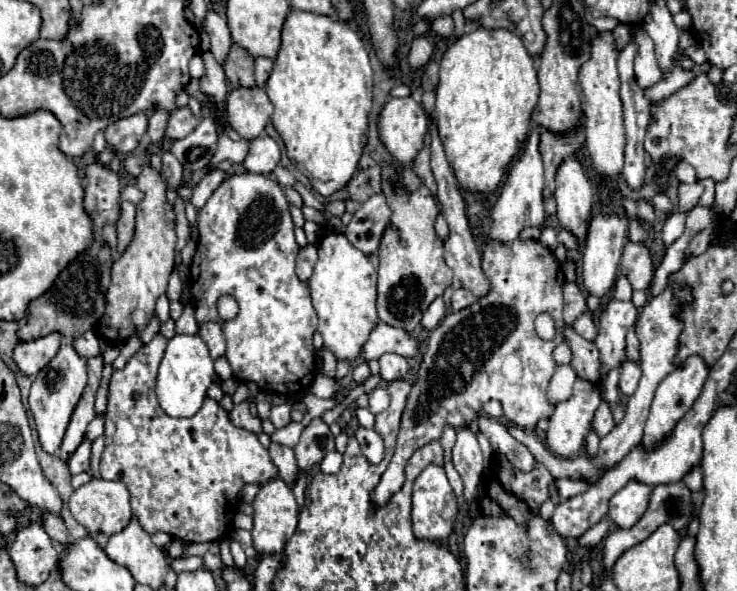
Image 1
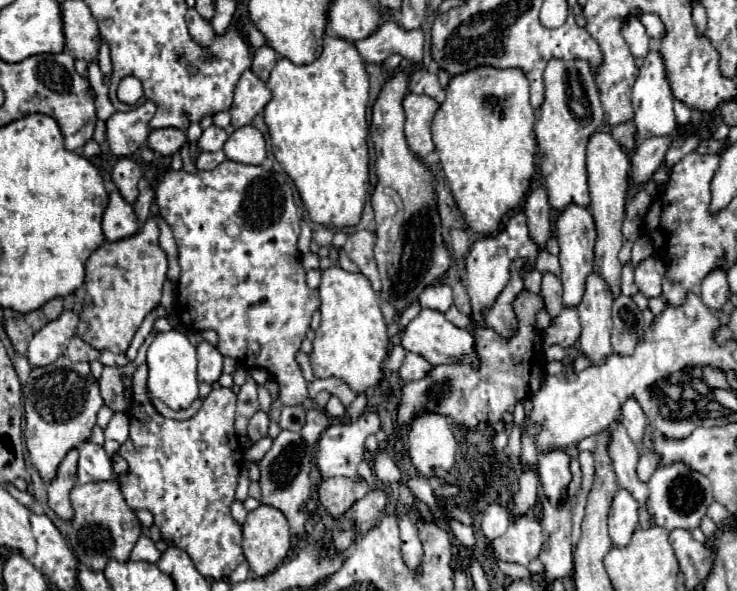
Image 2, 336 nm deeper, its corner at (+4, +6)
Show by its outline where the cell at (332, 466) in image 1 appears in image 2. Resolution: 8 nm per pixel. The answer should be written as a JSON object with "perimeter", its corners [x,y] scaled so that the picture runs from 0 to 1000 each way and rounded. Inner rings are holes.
{"perimeter":[[[499,689],[483,712],[478,712],[475,719],[448,719],[440,736],[434,736],[431,746],[431,794],[437,800],[437,807],[453,807],[453,804],[464,804],[464,807],[475,807],[483,810],[483,790],[494,773],[494,746],[499,736],[510,733],[516,726],[516,702],[510,692]]]}

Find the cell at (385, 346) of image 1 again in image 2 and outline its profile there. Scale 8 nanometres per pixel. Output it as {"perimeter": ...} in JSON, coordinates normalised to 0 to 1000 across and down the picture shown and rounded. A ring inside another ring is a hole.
{"perimeter":[[[573,523],[564,540],[554,547],[554,553],[545,560],[545,587],[551,594],[573,601],[581,614],[613,614],[613,607],[640,607],[646,614],[646,601],[640,601],[640,567],[635,557],[624,557],[613,550],[602,530]]]}

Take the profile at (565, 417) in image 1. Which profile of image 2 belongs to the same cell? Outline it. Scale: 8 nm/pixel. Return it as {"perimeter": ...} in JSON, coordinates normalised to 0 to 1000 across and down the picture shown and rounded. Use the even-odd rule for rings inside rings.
{"perimeter":[[[765,760],[733,763],[727,797],[735,814],[735,831],[738,838],[744,838],[744,844],[760,844],[760,838],[765,834],[771,810],[776,810],[771,787],[773,773]]]}

